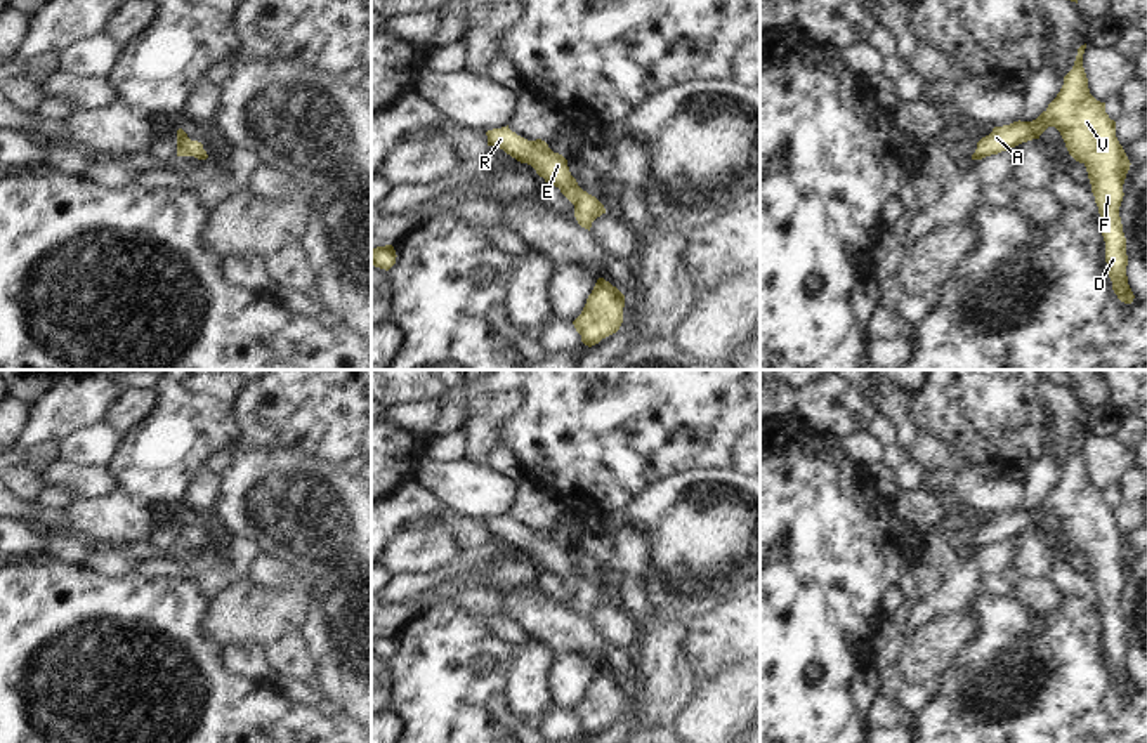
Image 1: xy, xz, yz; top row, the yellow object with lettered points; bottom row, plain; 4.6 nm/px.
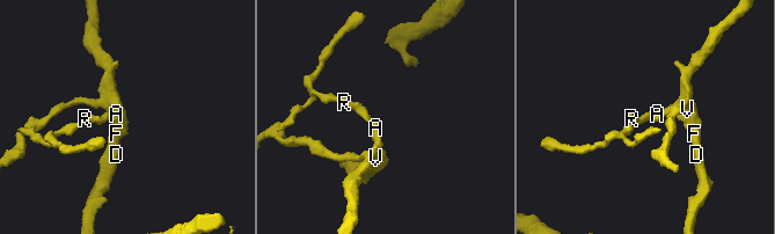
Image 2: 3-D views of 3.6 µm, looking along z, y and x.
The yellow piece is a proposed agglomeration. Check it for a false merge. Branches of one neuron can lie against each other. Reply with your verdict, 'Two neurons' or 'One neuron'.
One neuron

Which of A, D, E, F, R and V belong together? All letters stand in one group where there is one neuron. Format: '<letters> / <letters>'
A D E F R V

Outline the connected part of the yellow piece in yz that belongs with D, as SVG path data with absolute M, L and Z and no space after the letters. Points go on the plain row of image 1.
M1086 432L1078 437L1074 455L1064 465L1060 481L1036 509L994 516L977 531L972 549L982 549L1039 528L1048 516L1055 516L1069 543L1086 556L1100 602L1098 615L1105 630L1112 679L1121 691L1131 693L1135 684L1128 674L1126 627L1119 606L1123 573L1131 552L1116 526L1116 510L1105 502L1105 491L1090 483L1083 457L1085 437Z

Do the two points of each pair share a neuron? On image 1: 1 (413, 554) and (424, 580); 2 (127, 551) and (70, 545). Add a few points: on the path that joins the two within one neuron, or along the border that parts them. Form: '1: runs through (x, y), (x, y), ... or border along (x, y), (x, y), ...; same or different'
1: border along (457, 554), (434, 572), (391, 577); different
2: runs through (113, 545), (84, 547); same

